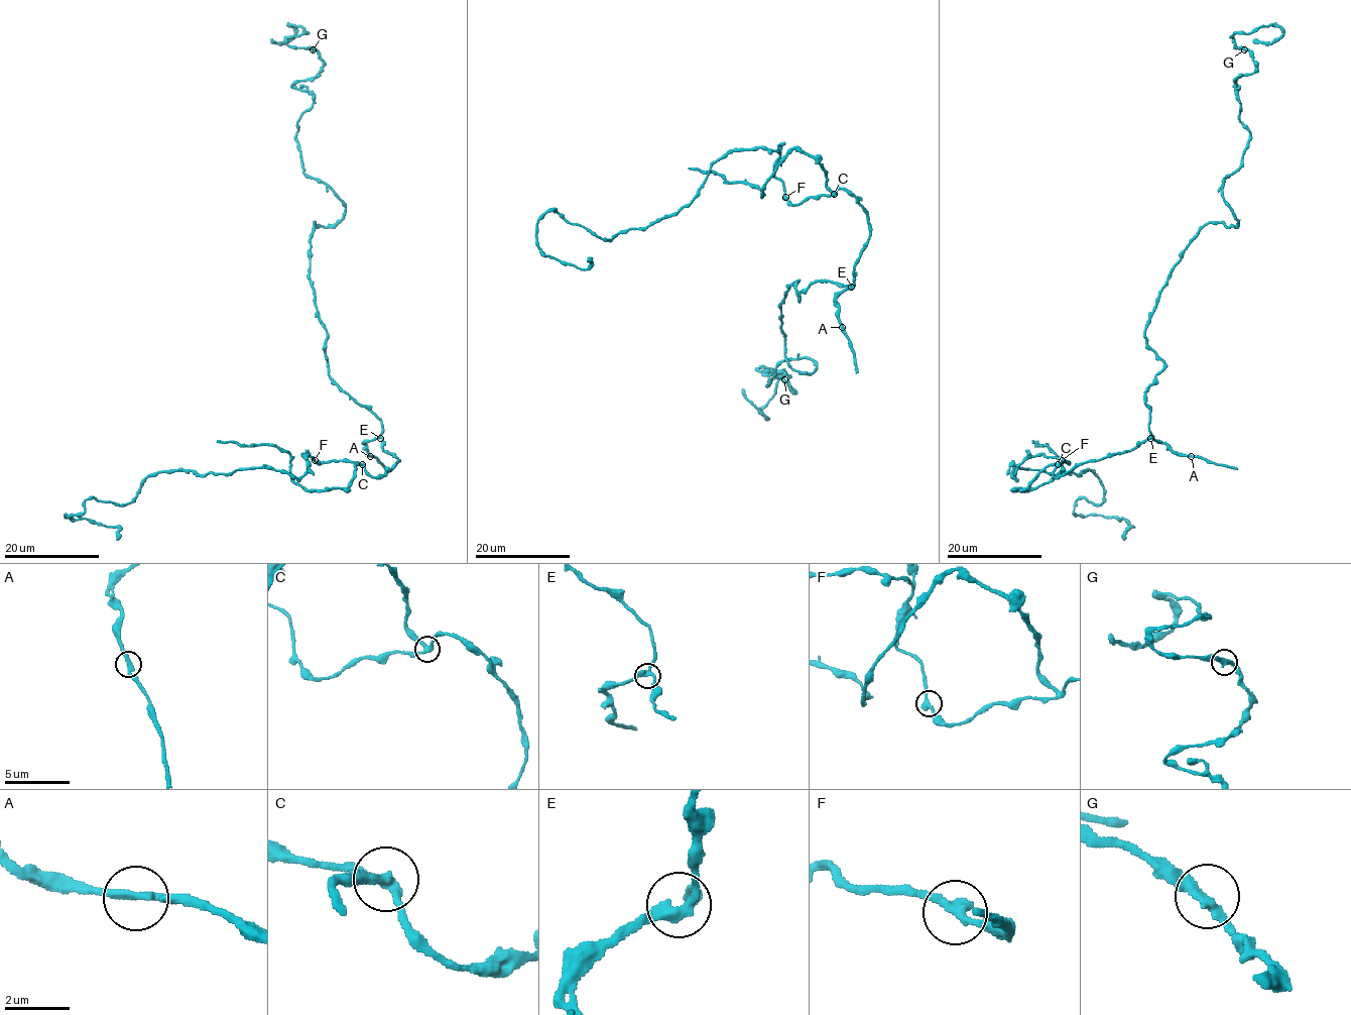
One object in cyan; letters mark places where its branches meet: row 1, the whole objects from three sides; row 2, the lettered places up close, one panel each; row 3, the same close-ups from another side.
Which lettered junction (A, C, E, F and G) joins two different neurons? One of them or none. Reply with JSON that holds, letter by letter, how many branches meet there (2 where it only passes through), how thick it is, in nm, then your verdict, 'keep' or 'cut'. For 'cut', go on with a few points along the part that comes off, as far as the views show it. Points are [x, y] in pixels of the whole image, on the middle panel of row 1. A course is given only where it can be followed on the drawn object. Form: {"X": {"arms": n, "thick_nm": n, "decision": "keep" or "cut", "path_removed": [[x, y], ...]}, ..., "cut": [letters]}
{"A": {"arms": 2, "thick_nm": 280, "decision": "keep"}, "C": {"arms": 3, "thick_nm": 280, "decision": "cut", "path_removed": [[834, 193], [818, 162], [795, 148], [762, 197], [746, 183], [727, 183], [715, 173], [688, 168]]}, "E": {"arms": 3, "thick_nm": 280, "decision": "keep"}, "F": {"arms": 2, "thick_nm": 320, "decision": "keep"}, "G": {"arms": 2, "thick_nm": 320, "decision": "keep"}, "cut": ["C"]}

